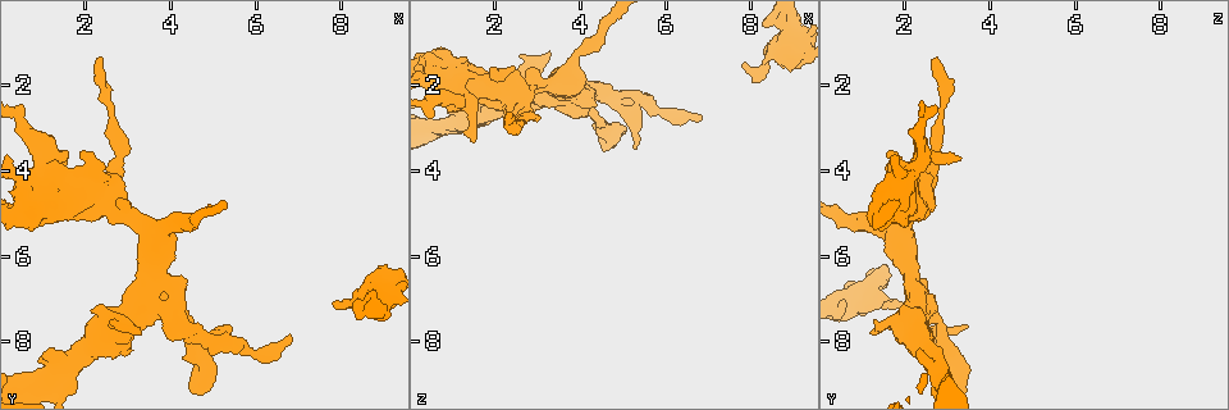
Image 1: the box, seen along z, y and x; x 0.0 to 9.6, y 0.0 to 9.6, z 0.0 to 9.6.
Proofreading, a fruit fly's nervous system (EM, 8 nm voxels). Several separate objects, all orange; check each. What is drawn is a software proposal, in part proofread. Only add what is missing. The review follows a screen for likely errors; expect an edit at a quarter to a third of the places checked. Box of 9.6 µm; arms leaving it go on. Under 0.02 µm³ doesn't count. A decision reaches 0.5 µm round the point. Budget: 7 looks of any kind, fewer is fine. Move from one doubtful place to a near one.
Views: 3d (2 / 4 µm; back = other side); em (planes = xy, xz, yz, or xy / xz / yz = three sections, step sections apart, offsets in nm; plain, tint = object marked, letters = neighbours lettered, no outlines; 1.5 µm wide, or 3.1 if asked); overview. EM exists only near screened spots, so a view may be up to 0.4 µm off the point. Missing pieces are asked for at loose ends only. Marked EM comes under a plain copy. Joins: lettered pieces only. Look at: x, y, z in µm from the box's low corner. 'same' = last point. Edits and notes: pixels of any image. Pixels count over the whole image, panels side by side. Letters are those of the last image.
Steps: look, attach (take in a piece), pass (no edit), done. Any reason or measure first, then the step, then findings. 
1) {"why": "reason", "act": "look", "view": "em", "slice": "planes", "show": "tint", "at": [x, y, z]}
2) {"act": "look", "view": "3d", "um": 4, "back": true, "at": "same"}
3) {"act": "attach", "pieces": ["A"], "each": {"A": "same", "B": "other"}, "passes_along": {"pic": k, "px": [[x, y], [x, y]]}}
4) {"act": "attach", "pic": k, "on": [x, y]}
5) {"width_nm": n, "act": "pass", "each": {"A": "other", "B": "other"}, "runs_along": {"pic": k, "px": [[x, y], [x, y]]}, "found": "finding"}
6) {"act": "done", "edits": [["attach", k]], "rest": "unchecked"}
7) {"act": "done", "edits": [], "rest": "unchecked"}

{"why": "long arm stops here", "act": "look", "view": "em", "slice": "xz", "step": 4, "show": "tint", "at": [2.35, 1.35, 2.70]}

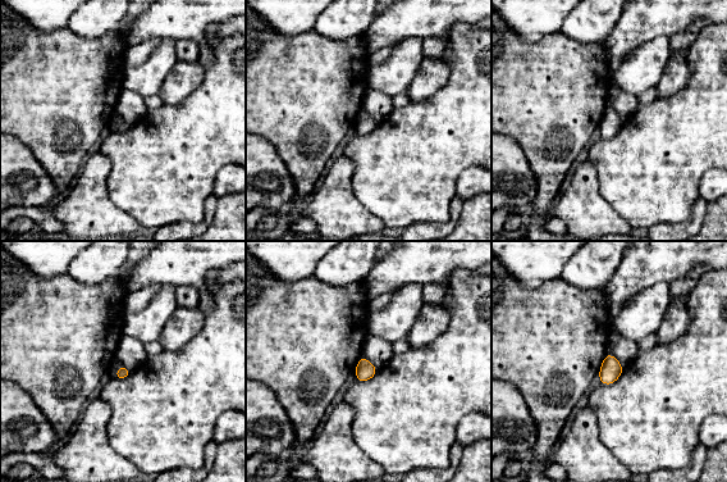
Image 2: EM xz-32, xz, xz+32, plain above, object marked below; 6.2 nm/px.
{"act": "look", "view": "em", "slice": "xz", "step": 4, "show": "letters", "at": "same"}

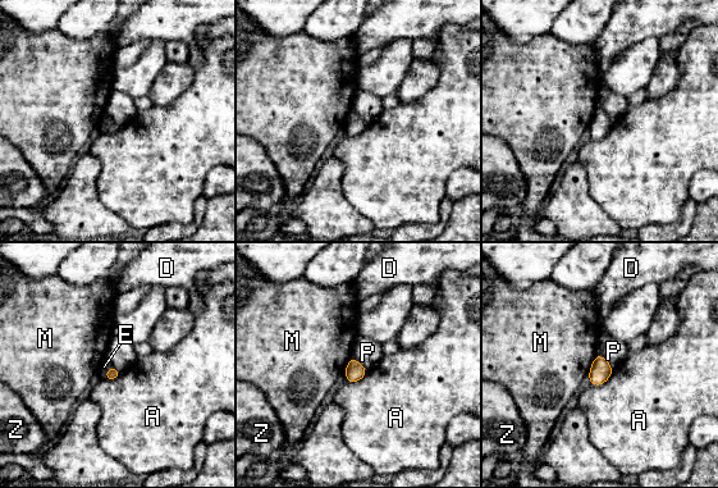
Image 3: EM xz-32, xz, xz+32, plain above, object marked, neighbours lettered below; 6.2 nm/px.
{"longest_contact_nm": ["A", 180], "act": "pass", "each": {"A": "other", "D": "other", "E": "other", "M": "other", "P": "other", "Z": "other"}, "border": {"pic": 3, "px": [[351, 356], [367, 370]]}, "found": "none of them fits"}

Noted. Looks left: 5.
{"why": "stops while still wide", "act": "look", "view": "em", "slice": "xy", "step": 4, "show": "tint", "at": [2.20, 4.95, 2.60]}

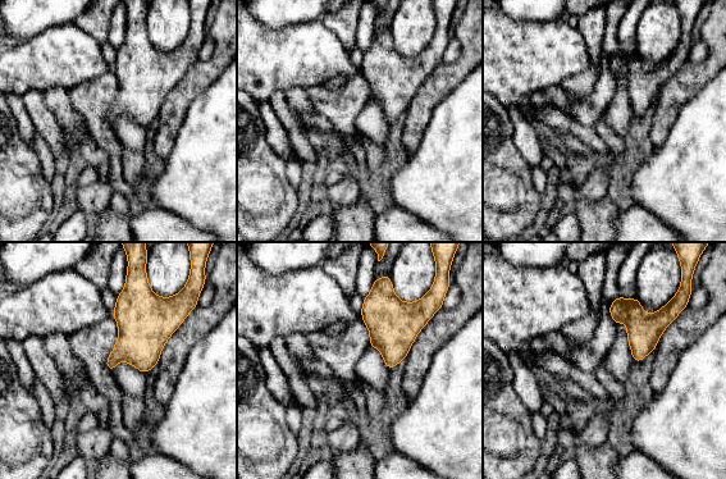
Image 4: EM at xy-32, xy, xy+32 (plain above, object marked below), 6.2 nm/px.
{"why": "another direction", "act": "look", "view": "em", "slice": "planes", "show": "letters", "at": "same"}

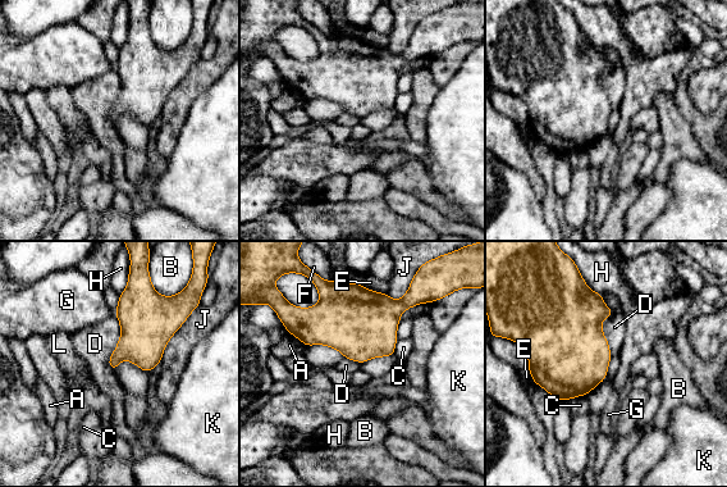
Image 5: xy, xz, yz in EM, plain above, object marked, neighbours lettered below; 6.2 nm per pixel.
{"longest_contact_nm": ["D", 480], "act": "pass", "each": {"A": "other", "B": "other", "C": "other", "D": "other", "E": "other", "F": "other", "G": "other", "H": "other", "J": "other", "K": "other", "L": "other"}, "border": {"pic": 5, "px": [[119, 295], [113, 372]]}, "found": "none of them fits"}

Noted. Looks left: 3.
{"why": "an open end", "act": "look", "view": "em", "slice": "planes", "show": "letters", "at": [6.80, 7.80, 2.80]}

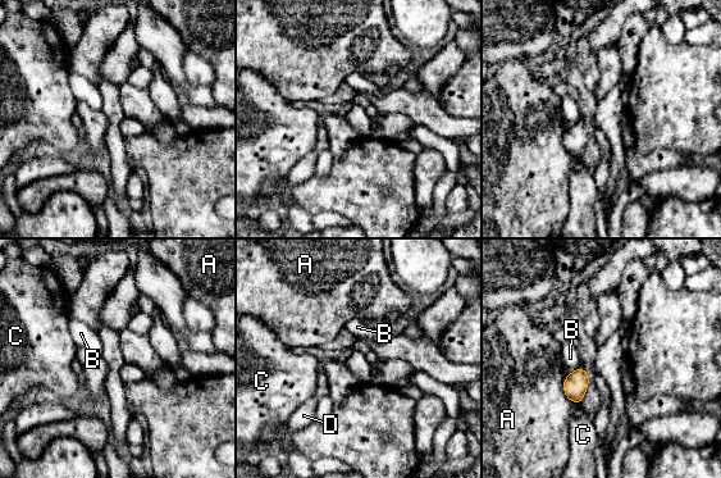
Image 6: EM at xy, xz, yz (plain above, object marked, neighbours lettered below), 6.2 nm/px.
{"longest_contact_nm": ["A", 200], "act": "pass", "each": {"A": "other", "B": "other", "C": "other", "D": "other"}, "border": {"pic": 6, "px": [[580, 365], [566, 376]]}, "found": "no lettered piece goes on from it"}

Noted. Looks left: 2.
{"act": "done", "edits": [], "rest": "unchecked"}

